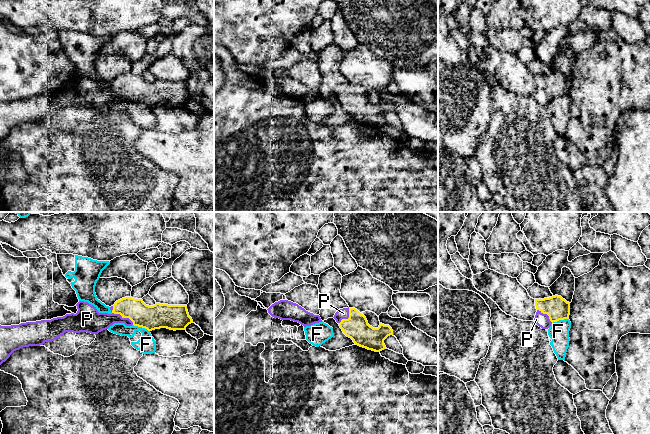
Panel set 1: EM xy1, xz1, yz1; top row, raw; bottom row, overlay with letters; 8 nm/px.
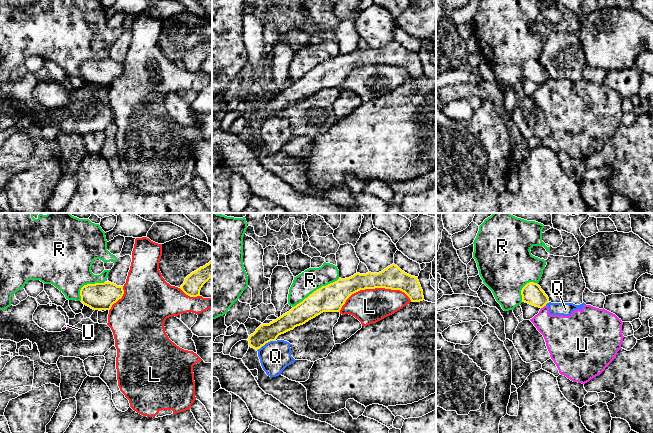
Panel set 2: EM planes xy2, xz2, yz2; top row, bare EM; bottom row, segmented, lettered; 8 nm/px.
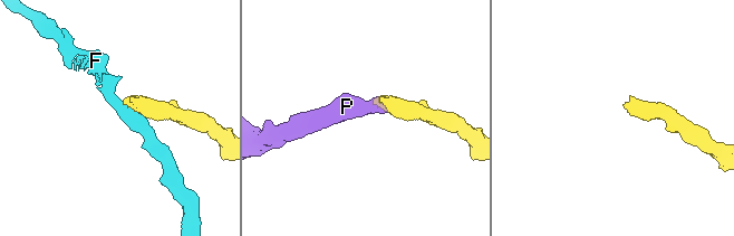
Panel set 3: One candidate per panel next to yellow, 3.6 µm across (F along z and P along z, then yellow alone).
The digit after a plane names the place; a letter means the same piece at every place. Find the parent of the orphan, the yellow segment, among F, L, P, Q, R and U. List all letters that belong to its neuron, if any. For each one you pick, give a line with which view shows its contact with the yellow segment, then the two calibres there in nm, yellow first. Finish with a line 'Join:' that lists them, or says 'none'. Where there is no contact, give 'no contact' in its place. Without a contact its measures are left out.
P: contact in xy1; calibres 190 and 190 nm
Join: P

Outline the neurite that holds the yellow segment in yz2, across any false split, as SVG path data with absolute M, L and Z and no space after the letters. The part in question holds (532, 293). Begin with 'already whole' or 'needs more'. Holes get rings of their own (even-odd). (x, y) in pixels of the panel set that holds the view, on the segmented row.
already whole; M534 282L527 283L521 290L522 302L543 308L549 303L549 298L541 287Z

